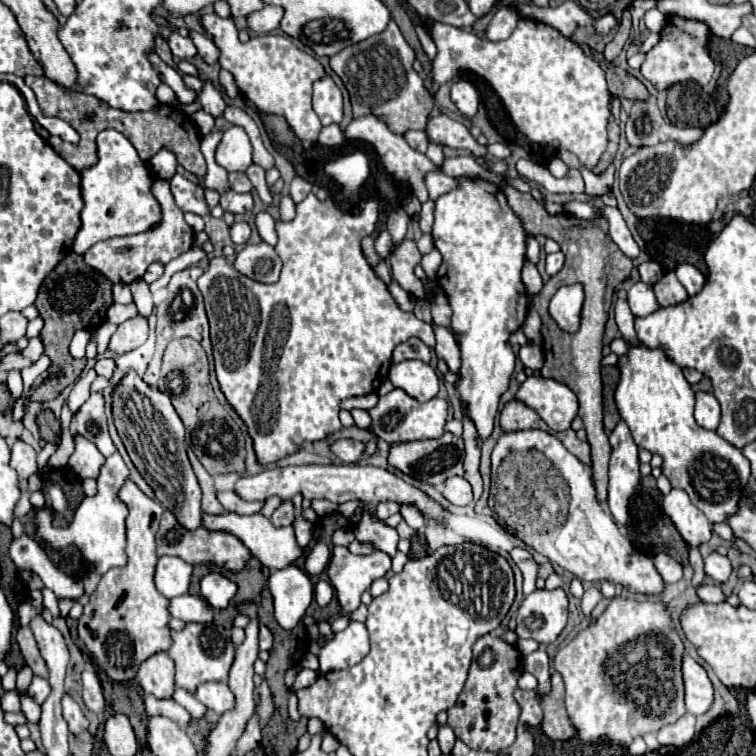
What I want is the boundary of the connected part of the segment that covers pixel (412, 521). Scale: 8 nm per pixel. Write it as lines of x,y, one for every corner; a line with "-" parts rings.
403,505
403,507
401,507
401,515
403,515
403,519
405,519
413,529
417,529
417,531
421,531
421,529
425,527
425,519
421,517
421,513
419,513
417,507
413,507
413,505

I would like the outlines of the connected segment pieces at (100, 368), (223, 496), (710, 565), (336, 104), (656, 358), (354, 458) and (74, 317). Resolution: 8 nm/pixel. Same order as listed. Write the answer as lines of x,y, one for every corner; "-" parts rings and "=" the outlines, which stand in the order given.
107,357
95,359
95,363
93,363
93,369
97,371
97,375
111,377
111,373
113,373
113,369
115,369
115,361
113,361
113,359
107,359
=
217,491
217,499
227,511
233,511
233,513
239,513
239,515
253,515
263,507
263,501
247,503
233,491
=
713,551
713,553
705,559
705,573
707,573
709,577
713,577
715,583
727,581
729,575
731,575
731,571
733,571
733,567
731,567
729,557
719,555
717,551
=
327,75
313,83
313,109
323,125
341,123
343,119
343,95
=
627,343
627,347
629,351
621,355
617,363
621,377
615,387
615,403
635,443
663,457
663,475
673,487
687,491
693,505
701,509
711,523
725,521
725,517
737,509
737,497
741,497
741,489
749,481
749,461
715,431
707,431
695,423
695,393
683,377
681,367
667,357
663,347
649,349
643,343
=
337,439
331,445
331,453
335,453
343,463
357,463
361,459
365,445
353,439
=
69,253
41,283
39,287
39,295
35,299
35,307
39,309
39,315
43,317
45,325
41,329
41,341
45,347
45,355
59,365
59,371
45,379
41,385
37,385
31,393
31,401
49,401
55,399
65,385
73,383
81,369
85,367
85,359
73,359
67,351
69,341
73,337
73,333
77,329
87,329
87,327
99,327
101,323
105,323
105,313
109,309
109,305
113,303
111,299
111,283
101,277
101,273
97,273
95,269
89,269
83,261
81,255
77,253

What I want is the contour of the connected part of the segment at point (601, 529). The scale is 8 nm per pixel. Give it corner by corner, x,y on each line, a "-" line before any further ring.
543,429
505,431
499,437
493,449
489,507
495,513
495,521
505,531
513,533
529,549
545,555
551,563
571,571
581,581
611,581
615,585
623,585
631,593
645,595
661,595
665,589
665,581
657,573
653,559
629,543
629,537
613,523
609,509
595,499
589,465
581,463
555,435

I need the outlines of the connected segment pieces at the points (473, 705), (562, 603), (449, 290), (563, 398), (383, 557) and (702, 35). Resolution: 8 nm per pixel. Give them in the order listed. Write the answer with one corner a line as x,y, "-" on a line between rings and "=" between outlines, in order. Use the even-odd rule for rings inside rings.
487,633
473,645
473,661
465,681
465,687
457,703
447,711
447,725
455,731
455,737
471,749
479,751
501,751
515,741
515,727
519,717
519,705
513,699
517,681
523,673
521,651
503,641
497,633
-
519,659
519,673
517,673
=
537,589
531,595
527,595
517,611
517,635
521,639
535,639
537,643
549,645
555,643
559,633
563,631
567,623
567,595
563,589
547,591
547,589
=
469,177
459,179
459,187
441,195
435,201
433,243
443,255
443,263
437,273
437,281
449,299
453,309
451,333
461,349
461,369
457,391
465,405
467,417
477,429
479,441
485,441
493,431
493,419
497,415
499,399
509,387
513,375
515,355
509,345
509,335
519,329
527,315
527,291
521,283
521,267
525,261
525,229
515,213
509,209
503,191
489,181
473,181
=
531,375
525,383
521,383
515,399
535,409
553,431
569,429
577,415
575,393
555,379
=
335,547
327,573
337,593
343,611
355,611
361,603
361,593
369,589
373,579
385,577
391,569
391,557
383,551
371,555
353,555
347,547
=
669,15
665,27
661,29
661,41
645,53
645,61
641,65
641,75
657,89
667,91
673,85
681,83
697,83
707,85
715,73
715,61
709,53
709,27
697,19
685,19
679,15

